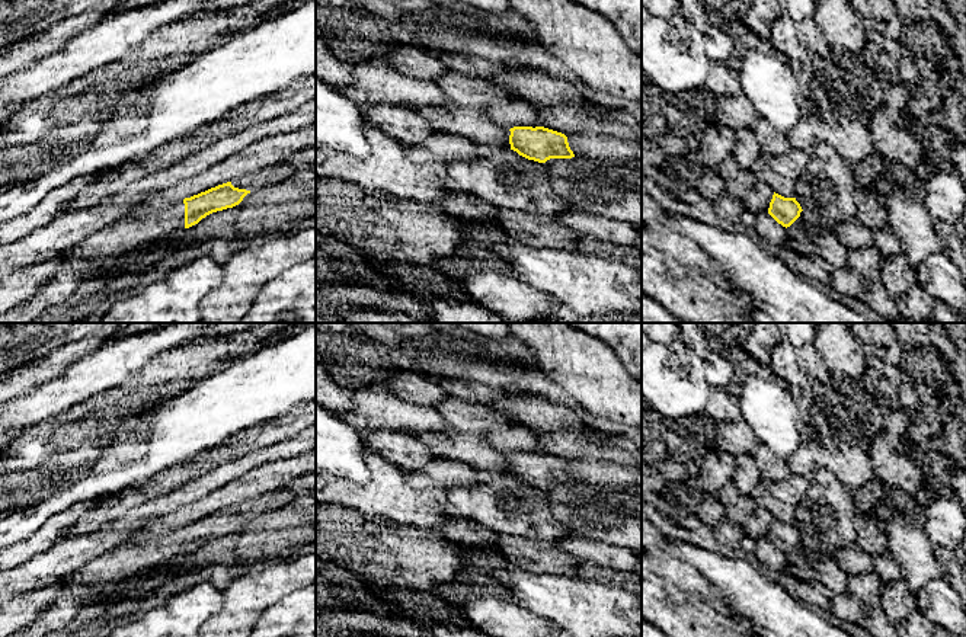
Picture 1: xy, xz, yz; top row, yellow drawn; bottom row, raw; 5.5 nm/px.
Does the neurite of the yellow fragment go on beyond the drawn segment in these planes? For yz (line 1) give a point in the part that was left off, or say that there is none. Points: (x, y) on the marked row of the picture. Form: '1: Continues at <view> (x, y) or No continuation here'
1: No continuation here

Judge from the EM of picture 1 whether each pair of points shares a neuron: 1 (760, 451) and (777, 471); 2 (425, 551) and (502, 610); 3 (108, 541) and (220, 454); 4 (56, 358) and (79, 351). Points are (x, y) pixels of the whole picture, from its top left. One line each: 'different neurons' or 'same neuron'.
1: same neuron
2: different neurons
3: different neurons
4: same neuron

